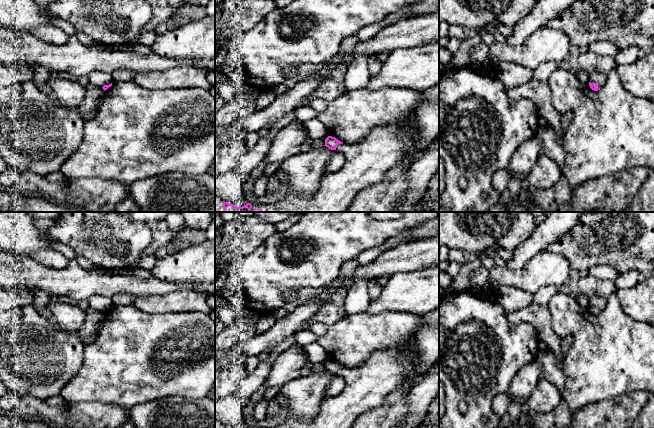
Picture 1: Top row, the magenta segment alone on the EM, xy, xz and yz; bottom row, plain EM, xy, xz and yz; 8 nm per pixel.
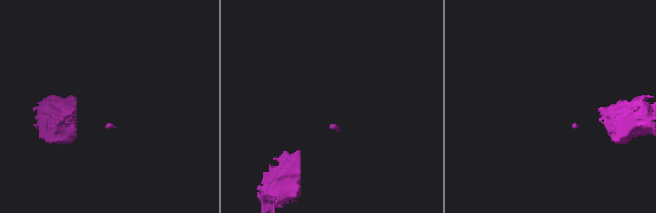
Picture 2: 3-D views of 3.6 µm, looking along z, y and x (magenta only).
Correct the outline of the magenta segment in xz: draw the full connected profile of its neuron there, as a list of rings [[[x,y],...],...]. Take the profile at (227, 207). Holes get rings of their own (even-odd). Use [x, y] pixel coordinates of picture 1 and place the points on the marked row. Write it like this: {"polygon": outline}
{"polygon": [[[439,83],[423,91],[420,106],[413,111],[409,121],[396,121],[392,124],[377,126],[360,142],[342,143],[332,136],[325,139],[325,145],[331,150],[344,154],[346,163],[336,173],[325,173],[319,181],[317,191],[309,198],[298,196],[290,189],[288,175],[279,169],[275,175],[287,188],[287,194],[281,201],[274,203],[247,203],[242,207],[225,202],[215,196],[215,212],[348,212],[355,196],[362,189],[380,183],[388,170],[398,165],[400,160],[414,149],[425,149],[439,135]]]}

